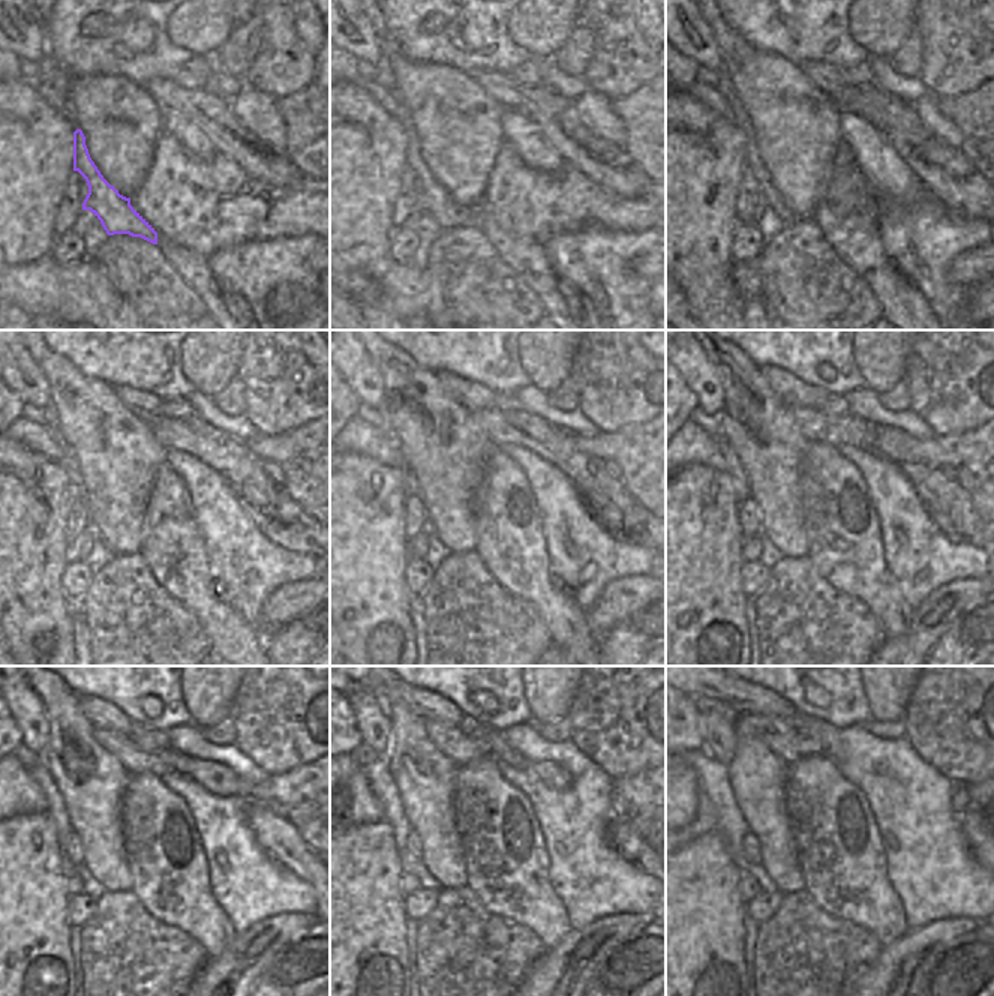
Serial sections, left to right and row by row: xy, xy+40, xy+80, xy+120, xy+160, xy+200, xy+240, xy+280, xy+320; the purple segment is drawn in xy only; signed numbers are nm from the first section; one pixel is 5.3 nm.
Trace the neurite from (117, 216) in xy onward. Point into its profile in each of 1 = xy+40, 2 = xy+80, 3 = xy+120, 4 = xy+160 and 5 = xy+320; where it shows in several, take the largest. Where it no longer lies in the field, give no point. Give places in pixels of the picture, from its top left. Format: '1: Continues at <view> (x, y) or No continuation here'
1: Continues at xy+40 (434, 198)
2: Continues at xy+80 (771, 195)
3: Continues at xy+120 (80, 549)
4: Continues at xy+160 (416, 548)
5: Continues at xy+320 (748, 887).

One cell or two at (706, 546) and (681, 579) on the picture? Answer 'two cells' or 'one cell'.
one cell

